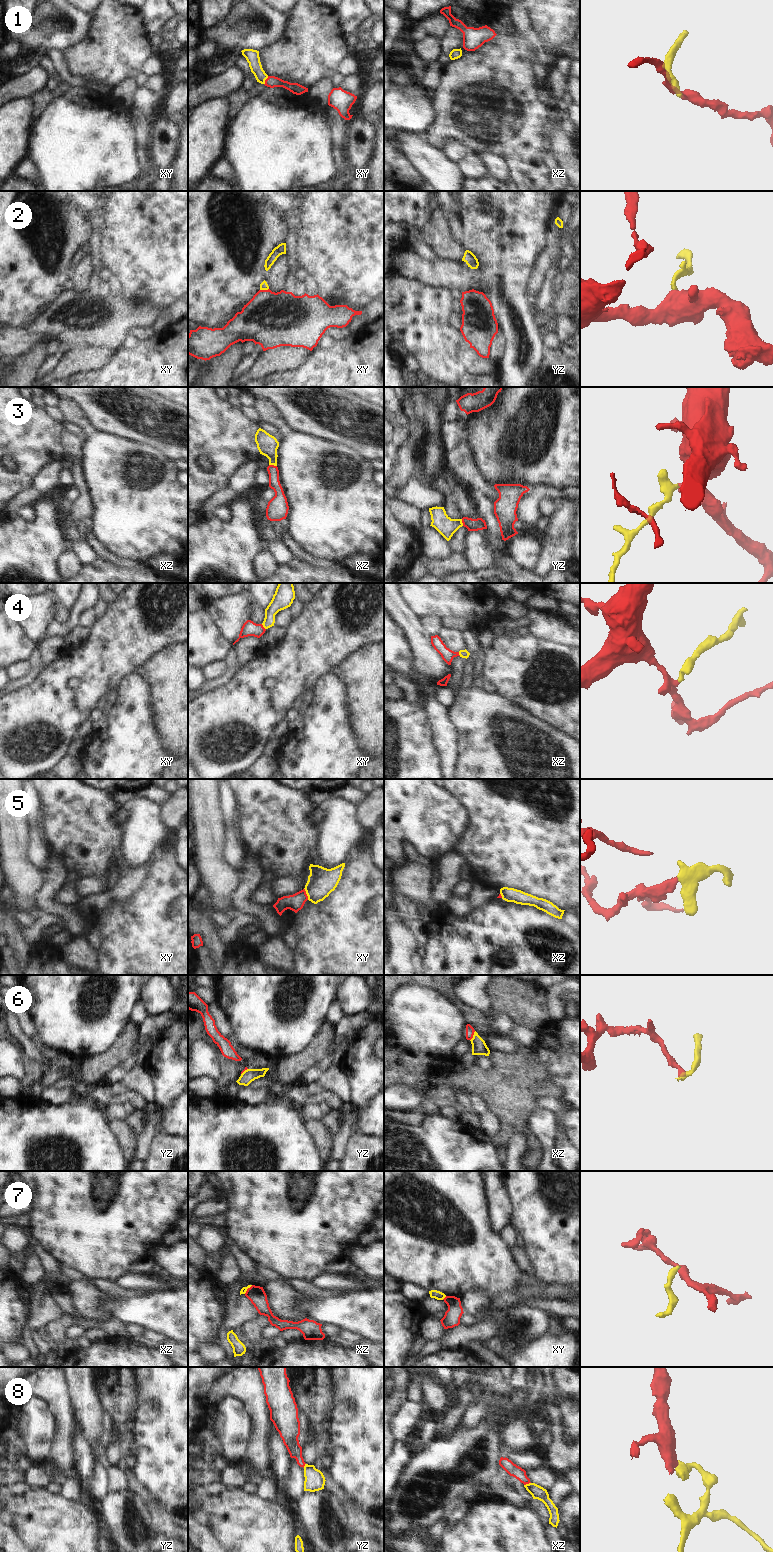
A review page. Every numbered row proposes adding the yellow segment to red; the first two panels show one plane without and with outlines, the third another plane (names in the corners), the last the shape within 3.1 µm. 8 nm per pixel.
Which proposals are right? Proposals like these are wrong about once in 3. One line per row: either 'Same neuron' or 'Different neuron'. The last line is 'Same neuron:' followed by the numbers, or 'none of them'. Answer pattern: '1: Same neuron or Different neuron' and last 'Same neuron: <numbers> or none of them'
1: Same neuron
2: Different neuron
3: Same neuron
4: Same neuron
5: Same neuron
6: Different neuron
7: Different neuron
8: Different neuron
Same neuron: 1, 3, 4, 5

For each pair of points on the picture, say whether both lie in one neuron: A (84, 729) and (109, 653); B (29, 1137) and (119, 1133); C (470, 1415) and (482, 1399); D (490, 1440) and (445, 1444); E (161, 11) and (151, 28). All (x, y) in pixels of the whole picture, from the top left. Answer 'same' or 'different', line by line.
A: different
B: different
C: same
D: same
E: same

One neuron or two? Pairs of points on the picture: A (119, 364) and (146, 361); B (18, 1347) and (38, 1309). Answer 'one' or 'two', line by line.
A: one
B: two

